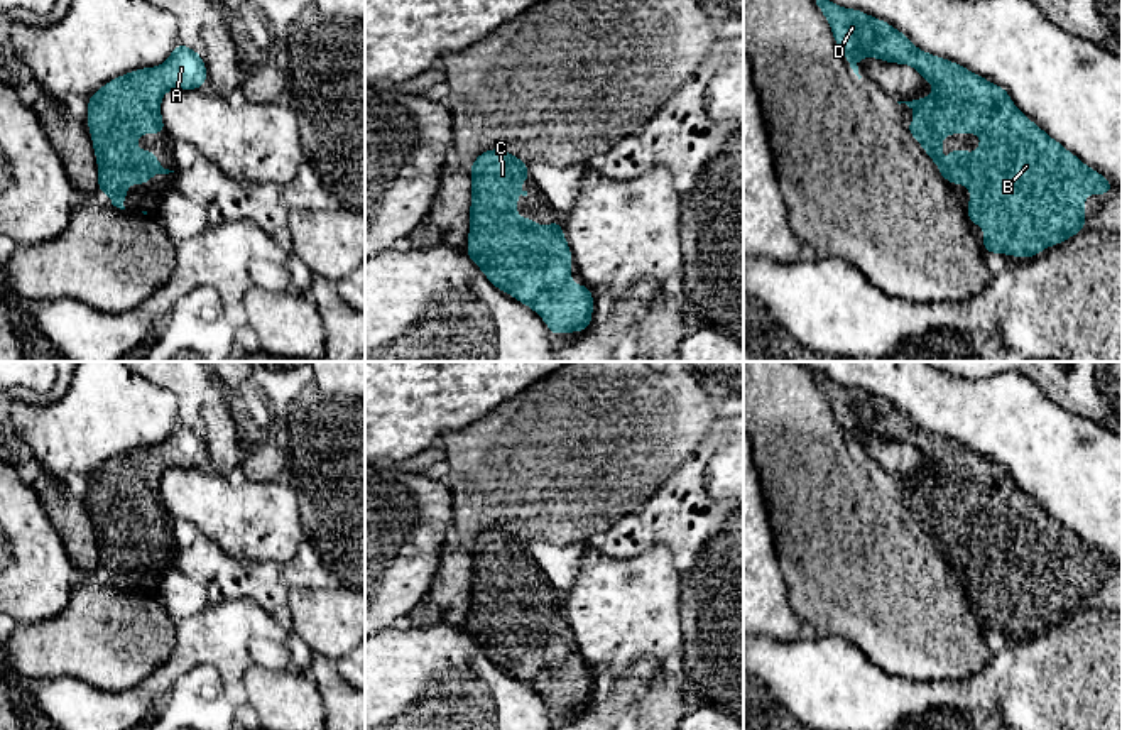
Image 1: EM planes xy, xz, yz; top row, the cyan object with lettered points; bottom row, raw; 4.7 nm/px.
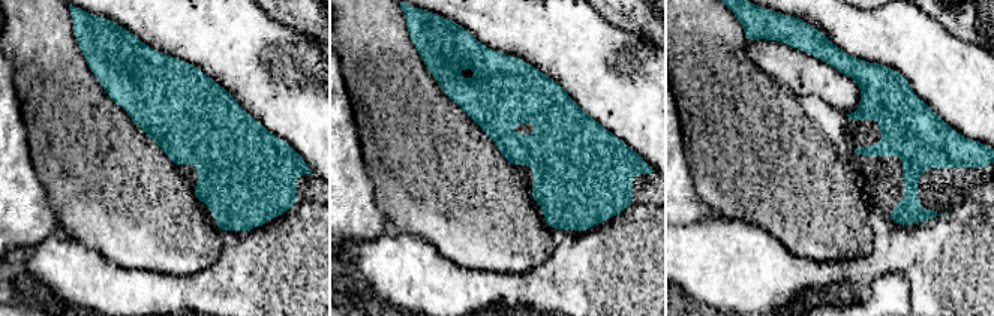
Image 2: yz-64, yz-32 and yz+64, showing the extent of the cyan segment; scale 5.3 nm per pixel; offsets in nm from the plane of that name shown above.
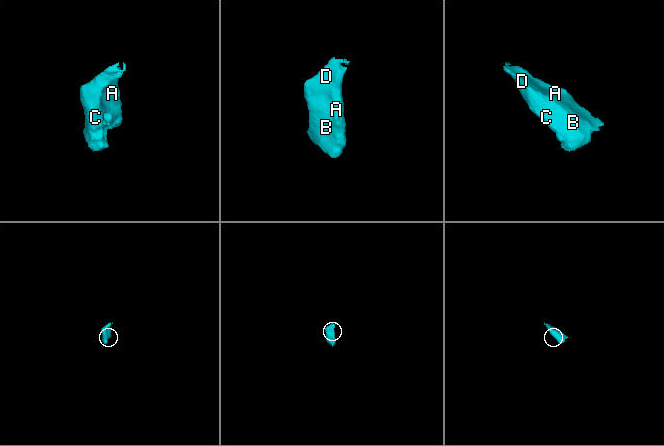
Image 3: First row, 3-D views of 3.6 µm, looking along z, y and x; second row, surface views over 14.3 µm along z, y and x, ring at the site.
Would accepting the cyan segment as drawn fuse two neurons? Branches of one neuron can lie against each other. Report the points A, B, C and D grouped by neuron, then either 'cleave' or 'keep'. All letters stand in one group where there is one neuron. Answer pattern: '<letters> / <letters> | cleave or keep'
A B C D | keep

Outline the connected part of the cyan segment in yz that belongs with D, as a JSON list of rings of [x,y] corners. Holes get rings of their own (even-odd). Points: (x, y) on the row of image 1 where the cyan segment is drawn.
[[[816,0],[816,5],[858,79],[862,76],[857,61],[877,57],[885,63],[909,64],[931,83],[933,96],[897,103],[914,110],[916,117],[906,128],[931,157],[941,177],[970,188],[965,215],[985,230],[983,252],[1032,259],[1044,248],[1085,232],[1085,196],[1110,194],[1114,186],[1017,110],[1005,88],[961,64],[918,49],[906,34],[885,20],[857,8],[838,7],[831,0]],[[948,133],[978,133],[982,142],[975,154],[951,147],[946,169],[941,140]]]

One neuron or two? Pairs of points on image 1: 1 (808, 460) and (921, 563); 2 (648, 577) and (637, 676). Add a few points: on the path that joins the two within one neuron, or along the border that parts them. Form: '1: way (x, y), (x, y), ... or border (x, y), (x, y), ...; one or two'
1: way (837, 489), (893, 543); one
2: border (659, 664), (651, 658), (639, 658), (615, 678); two

